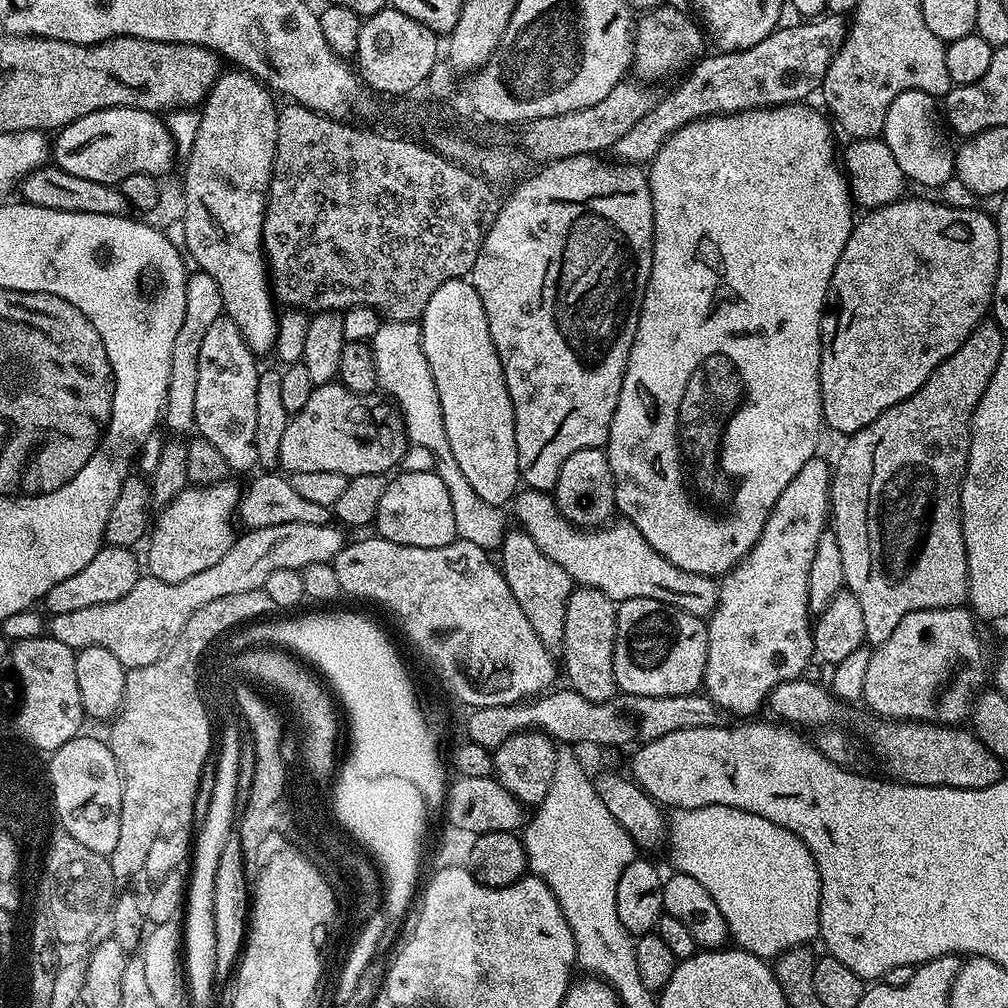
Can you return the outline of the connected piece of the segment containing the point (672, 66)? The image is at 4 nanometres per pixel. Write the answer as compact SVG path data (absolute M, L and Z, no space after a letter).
M661 4L639 17L636 26L636 43L634 46L634 68L639 71L643 81L660 80L682 66L687 67L702 53L706 38L701 25L689 14L674 7Z

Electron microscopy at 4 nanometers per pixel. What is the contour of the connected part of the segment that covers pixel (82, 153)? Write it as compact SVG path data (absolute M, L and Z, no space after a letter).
M107 108L86 114L59 129L55 136L50 144L55 167L74 174L74 178L90 178L90 182L116 186L130 174L164 178L178 158L167 123L157 113L137 108Z

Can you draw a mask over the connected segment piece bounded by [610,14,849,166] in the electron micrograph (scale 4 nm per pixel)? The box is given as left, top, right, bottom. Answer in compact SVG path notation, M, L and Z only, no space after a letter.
M821 14L815 18L805 19L798 26L777 27L775 32L762 38L758 46L750 46L741 52L717 51L716 56L705 55L697 59L691 65L692 73L665 100L664 97L657 99L650 114L638 118L638 122L634 122L634 126L630 126L630 130L626 130L622 138L618 138L618 142L610 149L611 155L625 164L647 166L652 163L665 140L691 120L702 120L706 116L719 116L729 112L745 112L750 108L775 108L782 104L807 101L809 99L807 96L812 96L815 92L817 95L823 89L826 70L830 70L834 54L838 54L842 42L848 37L848 25L849 21L845 17Z

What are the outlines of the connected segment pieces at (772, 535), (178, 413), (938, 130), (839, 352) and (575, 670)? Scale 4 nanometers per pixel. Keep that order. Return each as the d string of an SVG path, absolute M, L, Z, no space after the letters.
M813 458L810 462L806 462L806 466L802 466L802 470L798 470L798 474L794 474L793 480L790 481L790 486L786 486L786 490L782 490L782 494L778 494L778 502L774 502L774 510L770 514L768 524L764 527L764 533L760 535L760 541L744 555L743 560L731 572L727 573L719 581L720 597L716 603L716 609L706 620L708 625L708 661L706 662L706 674L704 675L702 688L709 699L716 704L716 707L731 714L733 717L740 716L736 718L755 717L752 715L759 708L763 709L765 707L768 695L776 687L791 680L801 679L805 675L808 664L813 663L814 660L812 646L813 625L810 623L810 613L808 611L808 579L810 578L810 562L814 562L814 550L818 550L820 536L830 524L830 509L832 506L833 465L829 461L827 464L826 461L820 459Z
M199 270L193 271L186 282L186 318L182 318L182 326L174 337L174 351L170 354L170 378L164 399L162 424L169 428L171 435L184 438L196 427L194 414L194 397L198 387L198 354L202 347L202 337L214 322L214 318L225 315L222 302L222 290L218 290L218 282L210 278L210 274Z
M906 90L891 102L883 120L882 139L898 163L907 181L938 188L955 177L955 149L946 138L937 99L920 90Z
M901 198L892 204L871 209L861 220L859 217L855 221L850 238L842 250L842 258L838 258L838 266L834 266L834 274L830 278L824 321L820 324L820 401L824 424L836 432L860 432L870 426L874 418L890 410L890 406L898 406L898 402L913 396L926 382L926 378L930 378L932 371L946 358L950 358L950 354L954 354L962 342L966 342L968 335L989 315L992 306L999 262L999 234L993 217L976 208L955 208L952 204L935 204L932 200L908 199Z
M583 586L573 587L570 598L566 602L566 630L564 631L564 643L562 645L562 653L564 652L564 664L562 660L562 672L568 675L571 691L582 694L582 698L587 700L611 700L613 696L617 695L618 689L616 686L616 675L614 674L614 662L612 661L612 646L616 643L616 609L618 607L617 601L612 600L606 594L602 594L602 590L594 590L593 588L586 588Z

